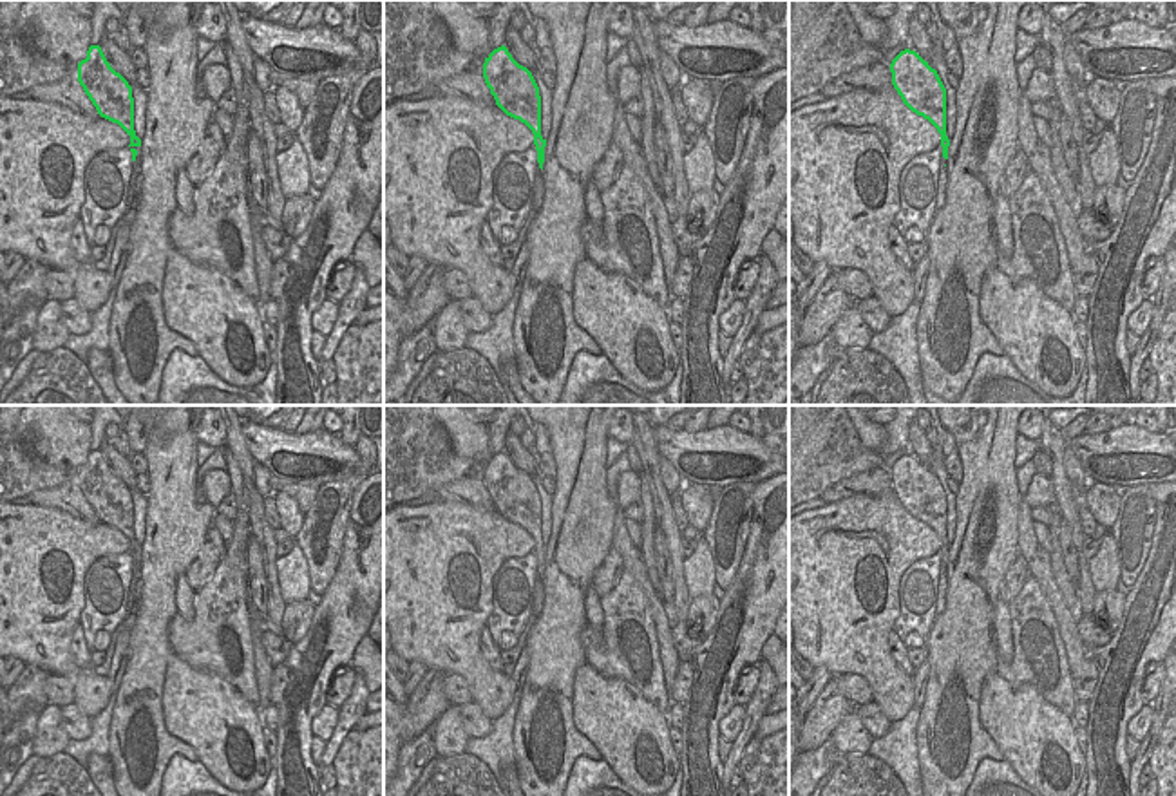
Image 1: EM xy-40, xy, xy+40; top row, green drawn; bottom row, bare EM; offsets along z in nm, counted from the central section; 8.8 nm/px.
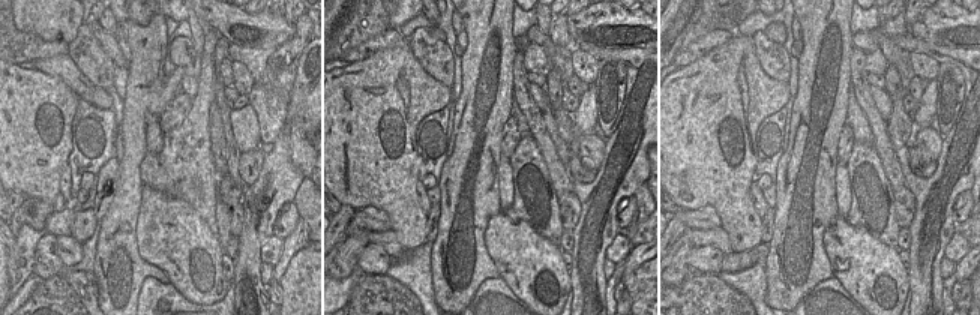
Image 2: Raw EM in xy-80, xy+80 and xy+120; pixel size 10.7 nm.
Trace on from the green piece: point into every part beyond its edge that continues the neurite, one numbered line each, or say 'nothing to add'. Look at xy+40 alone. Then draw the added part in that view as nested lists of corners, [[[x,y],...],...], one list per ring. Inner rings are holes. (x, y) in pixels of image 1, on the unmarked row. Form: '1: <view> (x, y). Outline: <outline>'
1: xy+40 (941, 592). Outline: [[[941,559],[941,572],[939,572],[939,588],[937,588],[937,606],[935,606],[935,615],[941,615],[944,611],[946,606],[946,564]]]

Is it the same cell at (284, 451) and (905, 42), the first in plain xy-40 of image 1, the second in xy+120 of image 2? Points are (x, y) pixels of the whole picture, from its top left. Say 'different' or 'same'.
different

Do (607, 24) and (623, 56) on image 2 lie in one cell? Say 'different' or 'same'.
different

